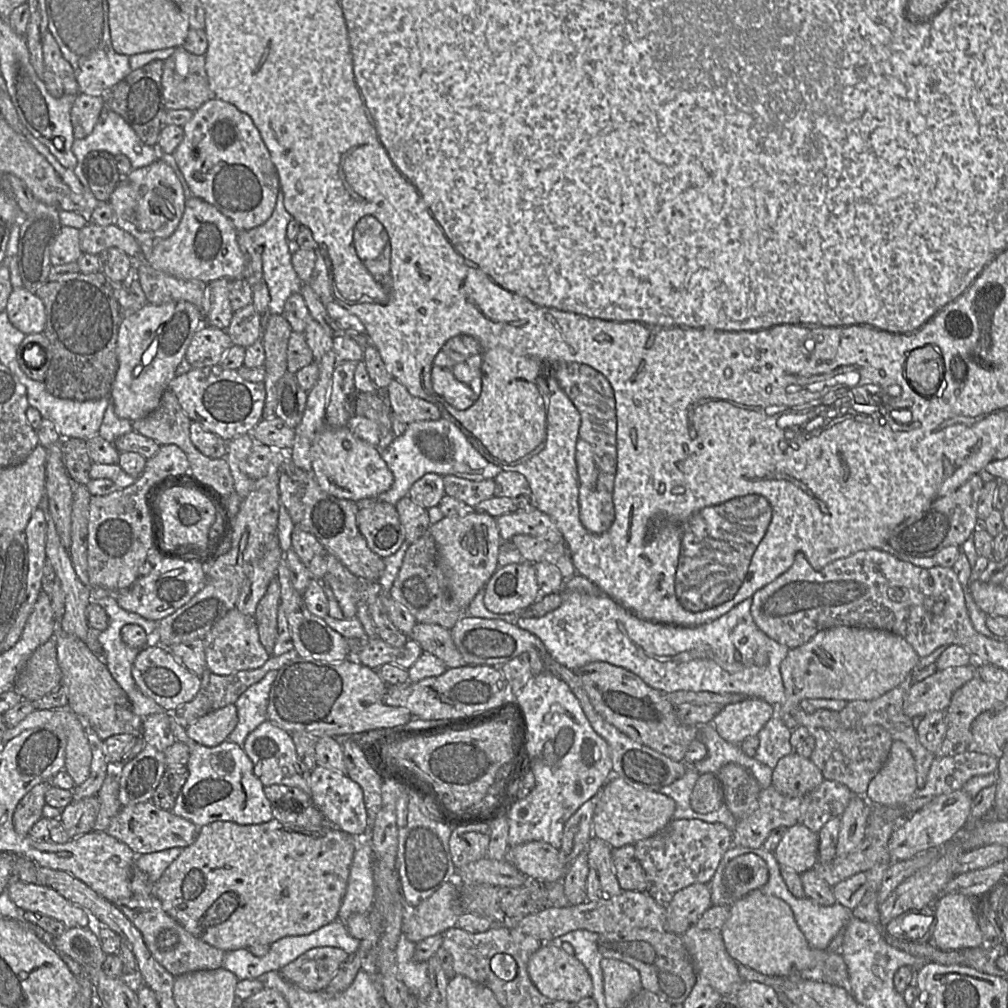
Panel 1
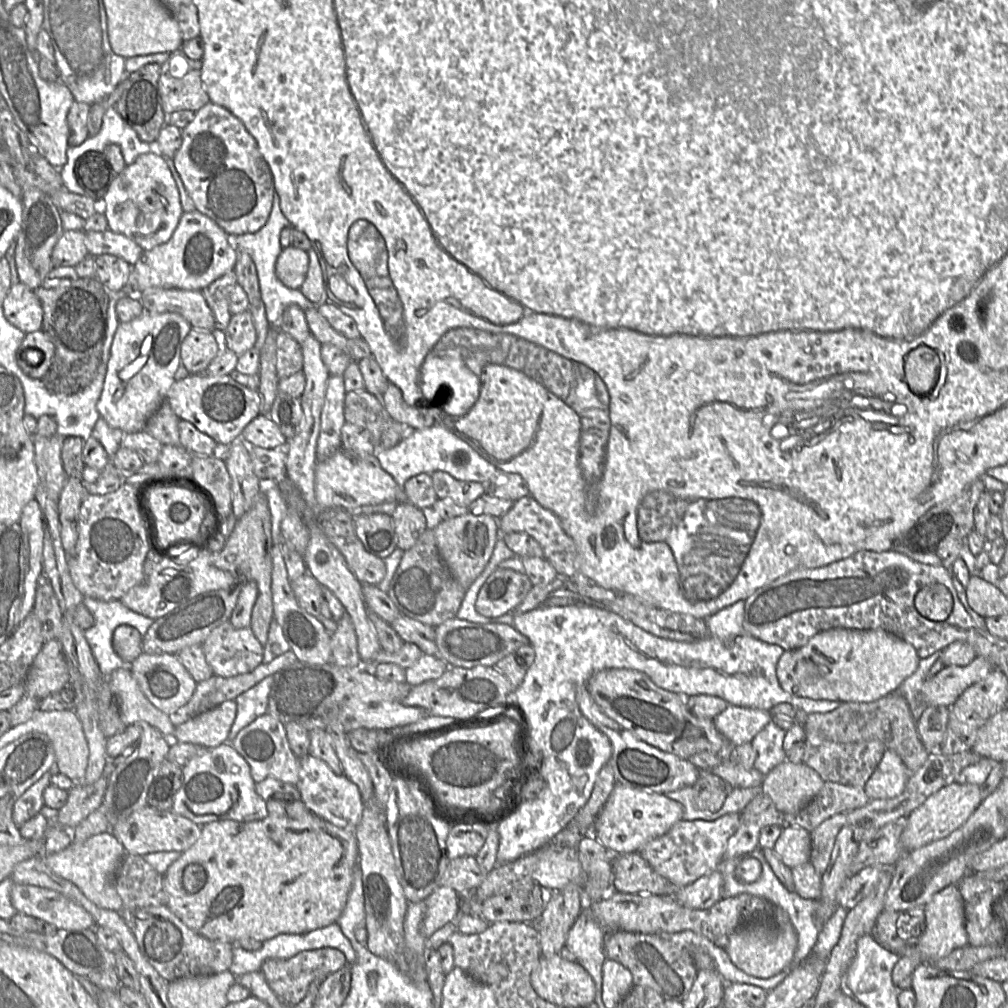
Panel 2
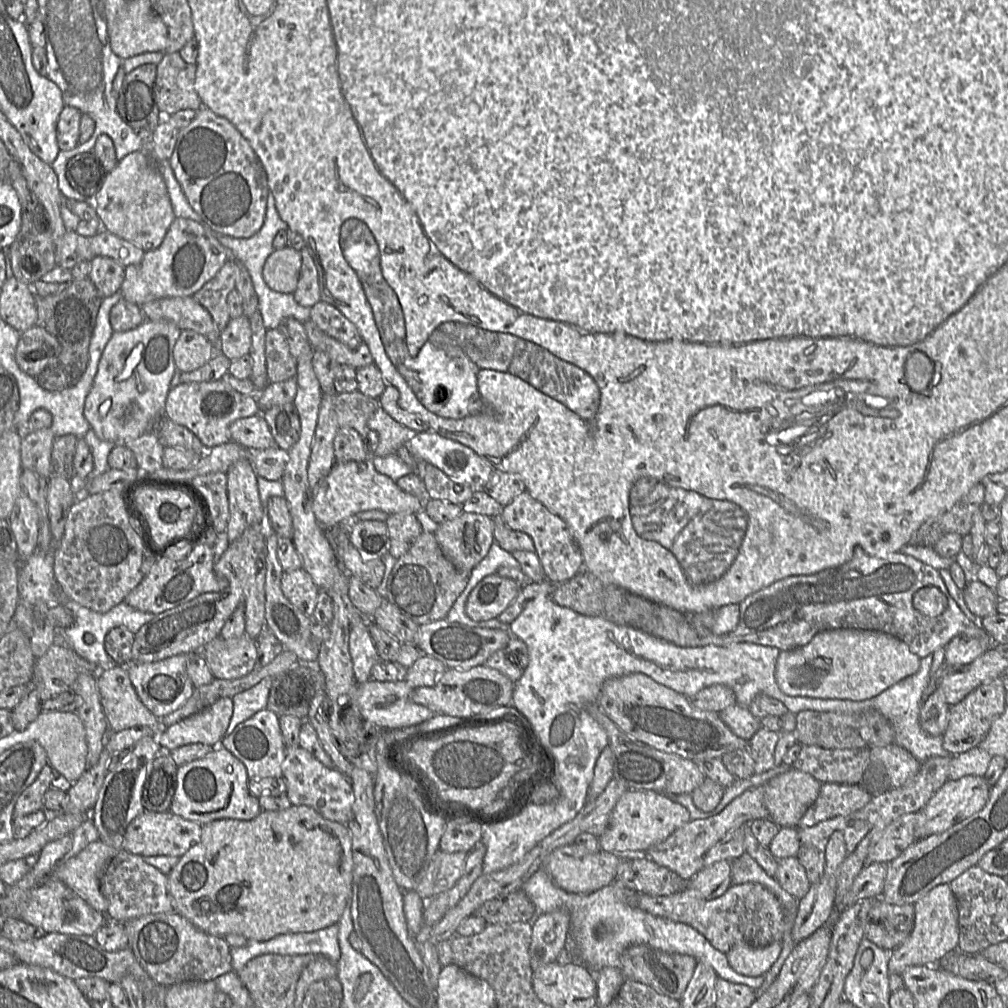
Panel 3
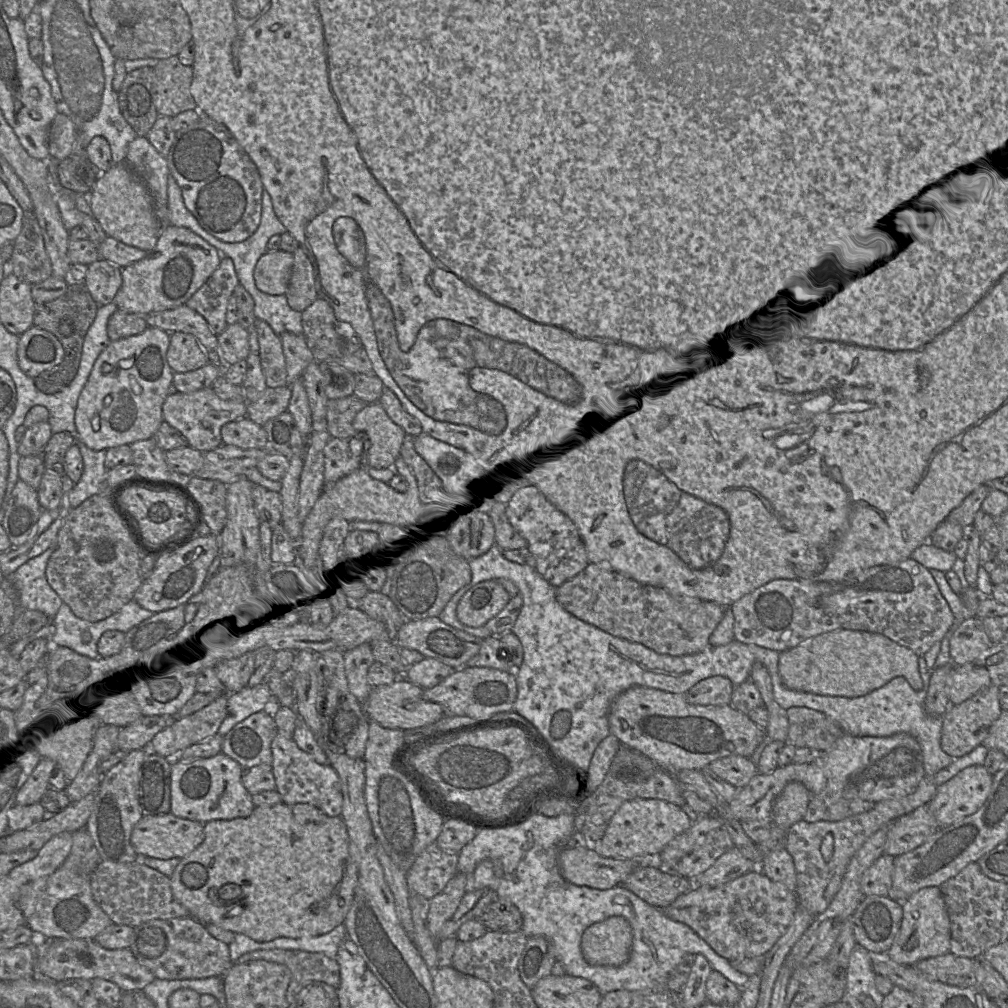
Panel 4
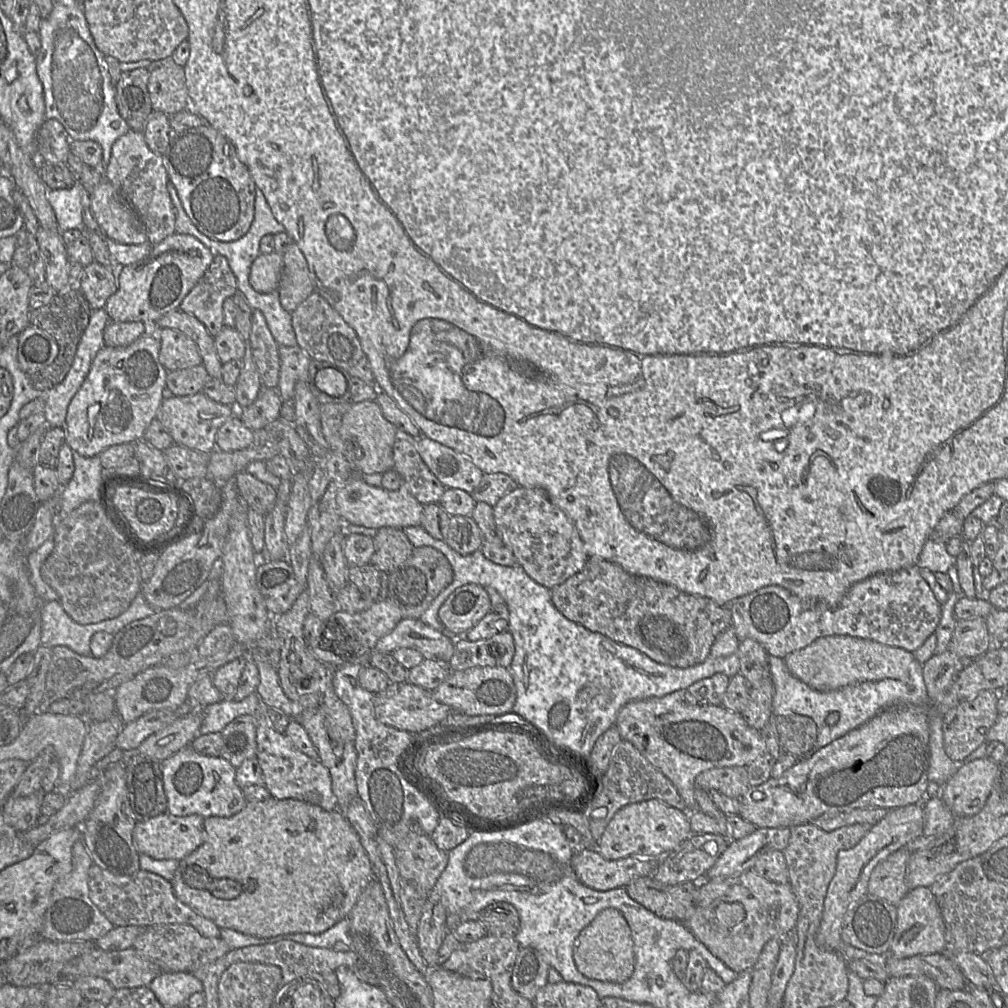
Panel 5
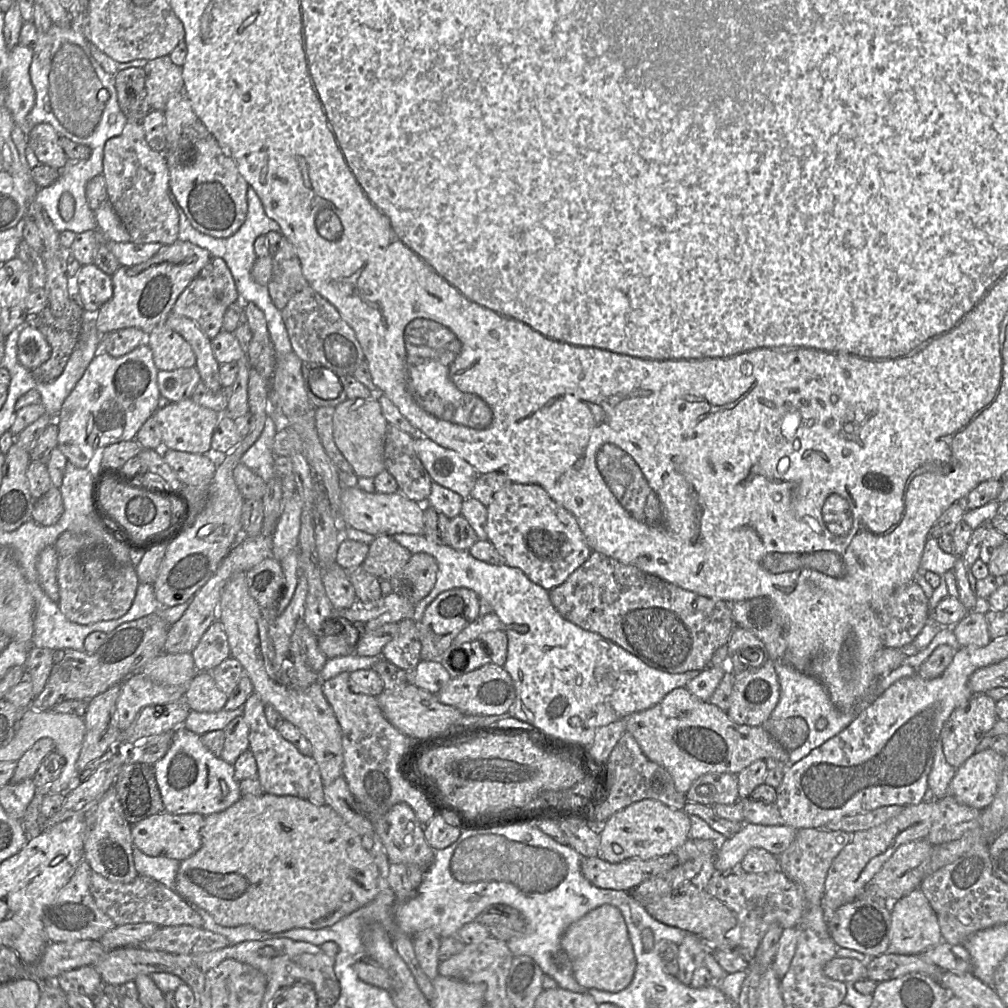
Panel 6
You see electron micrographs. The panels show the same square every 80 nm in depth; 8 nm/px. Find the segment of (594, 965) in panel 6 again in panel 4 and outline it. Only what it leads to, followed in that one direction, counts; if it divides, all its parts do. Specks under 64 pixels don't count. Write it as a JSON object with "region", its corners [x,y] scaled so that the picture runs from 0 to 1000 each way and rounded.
{"region":[[[607,909],[579,924],[576,943],[586,957],[613,959],[624,952],[627,933],[624,914],[616,909]]]}

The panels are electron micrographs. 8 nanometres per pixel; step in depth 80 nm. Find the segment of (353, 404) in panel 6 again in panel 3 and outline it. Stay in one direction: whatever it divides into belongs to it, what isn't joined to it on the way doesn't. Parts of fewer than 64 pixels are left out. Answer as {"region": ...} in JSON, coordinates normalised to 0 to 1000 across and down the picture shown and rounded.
{"region":[[[377,403],[374,408],[365,416],[366,426],[375,431],[375,440],[370,448],[370,453],[383,453],[392,450],[406,437],[409,429],[391,417]]]}

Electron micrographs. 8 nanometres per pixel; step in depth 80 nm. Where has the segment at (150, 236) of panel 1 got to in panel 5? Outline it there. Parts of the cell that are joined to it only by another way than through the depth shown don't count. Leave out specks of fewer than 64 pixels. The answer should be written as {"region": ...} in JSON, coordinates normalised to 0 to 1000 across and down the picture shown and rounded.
{"region":[[[105,178],[98,182],[90,193],[89,207],[104,234],[120,242],[142,242],[147,239],[145,229],[133,208],[124,201],[112,184]]]}

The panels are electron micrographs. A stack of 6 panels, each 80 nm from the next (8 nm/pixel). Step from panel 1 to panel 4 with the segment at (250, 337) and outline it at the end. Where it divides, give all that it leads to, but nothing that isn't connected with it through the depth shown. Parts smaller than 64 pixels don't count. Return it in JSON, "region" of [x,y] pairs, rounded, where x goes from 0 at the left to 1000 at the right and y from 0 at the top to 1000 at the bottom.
{"region":[[[237,320],[226,322],[215,333],[218,351],[224,362],[243,357],[247,351],[247,330]]]}

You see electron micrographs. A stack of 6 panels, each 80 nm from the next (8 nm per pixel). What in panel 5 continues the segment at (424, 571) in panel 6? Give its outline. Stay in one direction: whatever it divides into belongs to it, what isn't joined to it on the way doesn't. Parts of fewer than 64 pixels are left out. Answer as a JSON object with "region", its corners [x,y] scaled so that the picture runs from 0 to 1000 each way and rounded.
{"region":[[[427,542],[411,544],[405,555],[386,569],[384,592],[397,603],[400,613],[416,614],[448,575],[449,564],[439,549]]]}

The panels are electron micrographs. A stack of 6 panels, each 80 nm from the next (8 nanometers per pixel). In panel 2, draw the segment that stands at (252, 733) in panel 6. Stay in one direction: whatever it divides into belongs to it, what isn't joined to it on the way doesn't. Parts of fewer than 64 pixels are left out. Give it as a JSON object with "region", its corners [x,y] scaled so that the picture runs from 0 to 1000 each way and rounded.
{"region":[[[307,748],[297,752],[297,757],[297,775],[294,781],[303,801],[334,820],[351,824],[361,803],[361,795],[354,779],[342,769],[334,769],[321,755]]]}

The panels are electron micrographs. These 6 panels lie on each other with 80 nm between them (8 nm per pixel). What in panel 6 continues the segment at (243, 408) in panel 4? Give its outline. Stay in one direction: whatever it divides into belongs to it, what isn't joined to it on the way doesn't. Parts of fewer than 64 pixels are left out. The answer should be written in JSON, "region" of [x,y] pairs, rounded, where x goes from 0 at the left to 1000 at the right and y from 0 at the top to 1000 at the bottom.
{"region":[[[189,395],[168,399],[156,406],[153,416],[157,421],[162,445],[177,446],[192,450],[207,450],[209,436],[220,410],[201,404]]]}

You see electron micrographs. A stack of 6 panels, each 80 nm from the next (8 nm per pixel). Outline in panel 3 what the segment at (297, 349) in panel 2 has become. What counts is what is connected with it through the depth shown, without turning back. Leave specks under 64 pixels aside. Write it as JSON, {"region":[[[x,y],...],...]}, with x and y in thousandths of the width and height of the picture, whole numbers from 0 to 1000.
{"region":[[[265,326],[263,354],[267,380],[280,379],[294,373],[295,356],[289,352],[284,335],[277,326]]]}

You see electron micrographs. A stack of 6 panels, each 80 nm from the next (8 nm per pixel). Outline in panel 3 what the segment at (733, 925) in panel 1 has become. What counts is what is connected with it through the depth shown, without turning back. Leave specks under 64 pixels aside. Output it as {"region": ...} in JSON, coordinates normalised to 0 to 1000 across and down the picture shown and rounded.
{"region":[[[775,934],[759,939],[746,939],[739,936],[732,936],[721,945],[721,951],[731,965],[741,969],[754,969],[764,962],[775,943]]]}

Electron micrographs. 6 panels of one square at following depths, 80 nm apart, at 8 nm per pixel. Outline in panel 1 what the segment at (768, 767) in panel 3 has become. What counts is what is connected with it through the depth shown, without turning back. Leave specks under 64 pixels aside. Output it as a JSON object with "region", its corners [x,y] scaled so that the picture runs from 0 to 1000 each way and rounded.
{"region":[[[771,710],[764,713],[751,728],[753,740],[748,752],[764,762],[768,762],[774,753],[788,745],[784,738],[785,725]]]}

